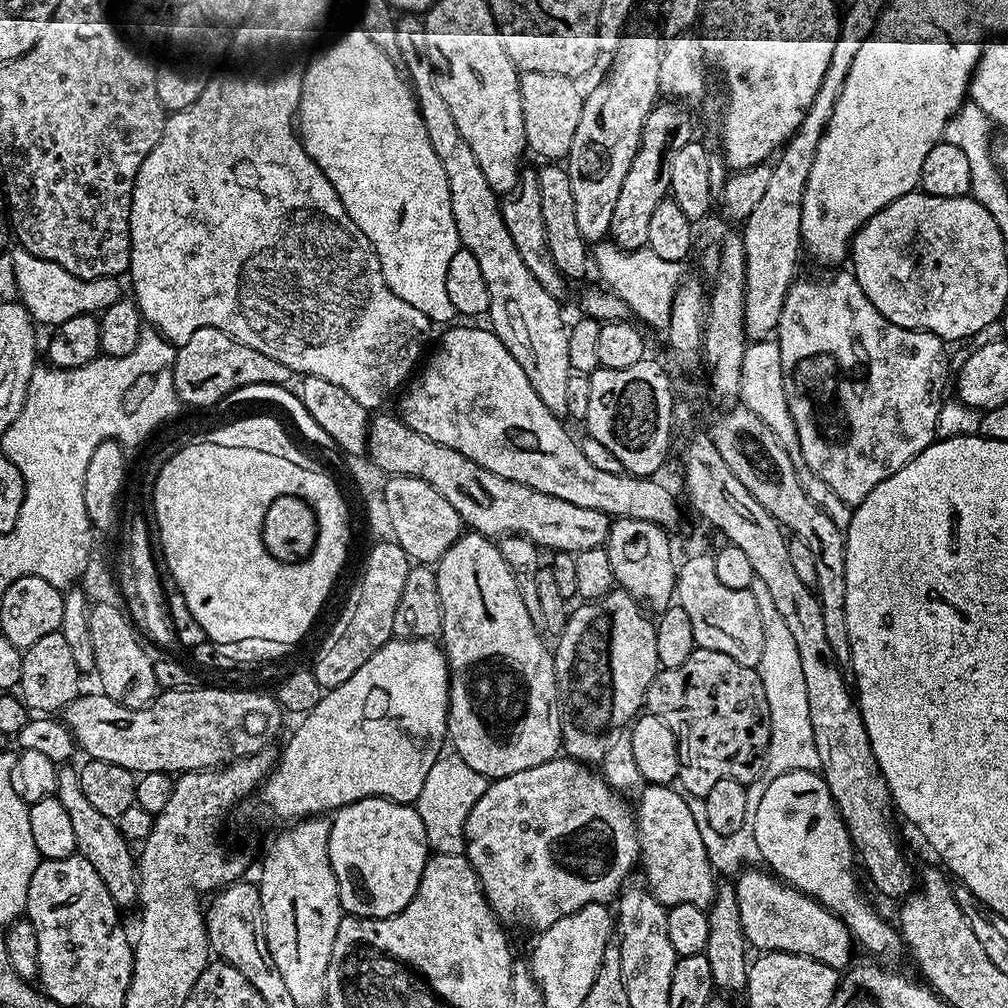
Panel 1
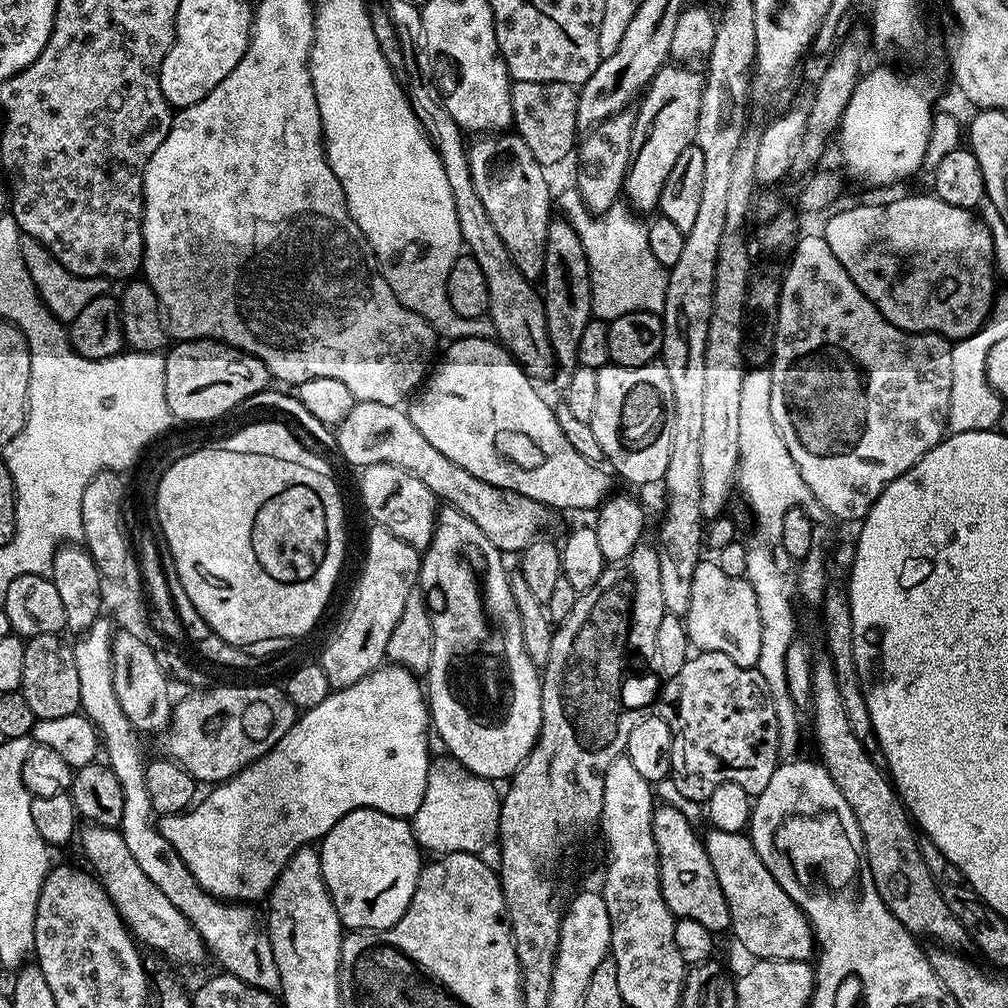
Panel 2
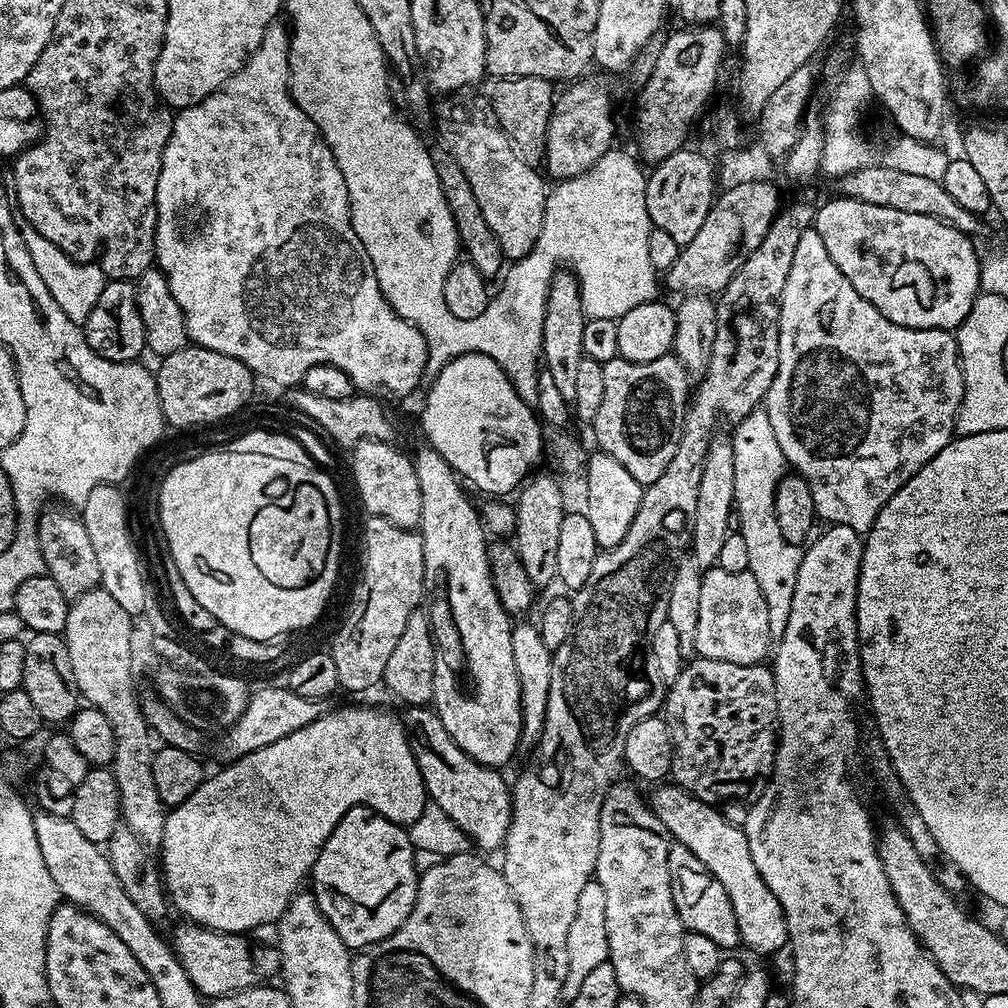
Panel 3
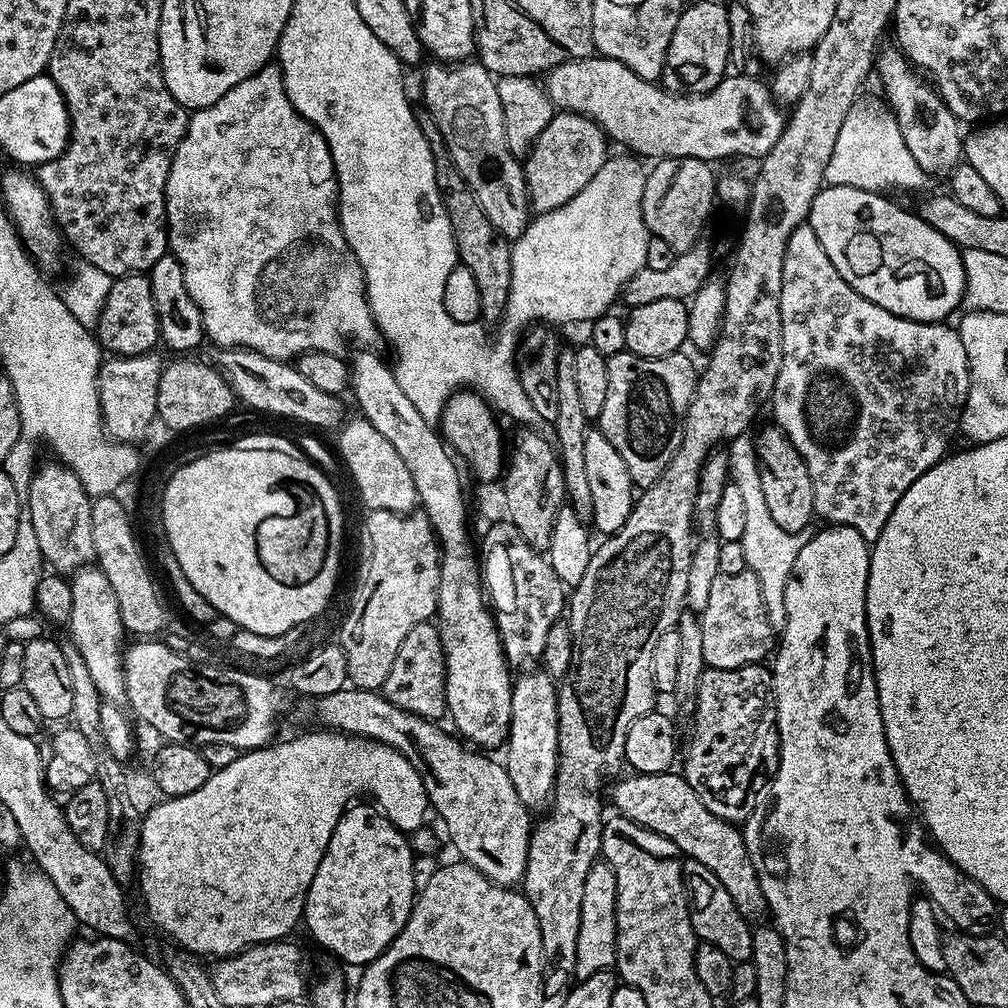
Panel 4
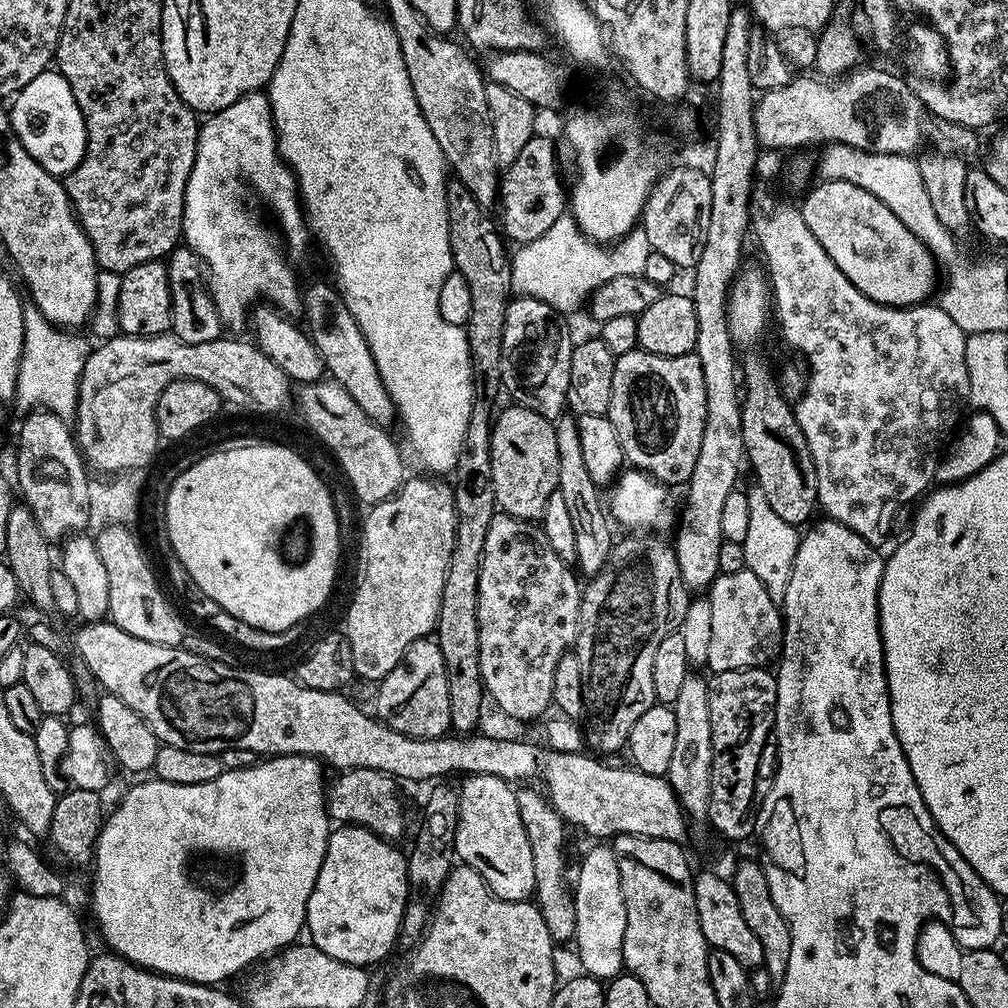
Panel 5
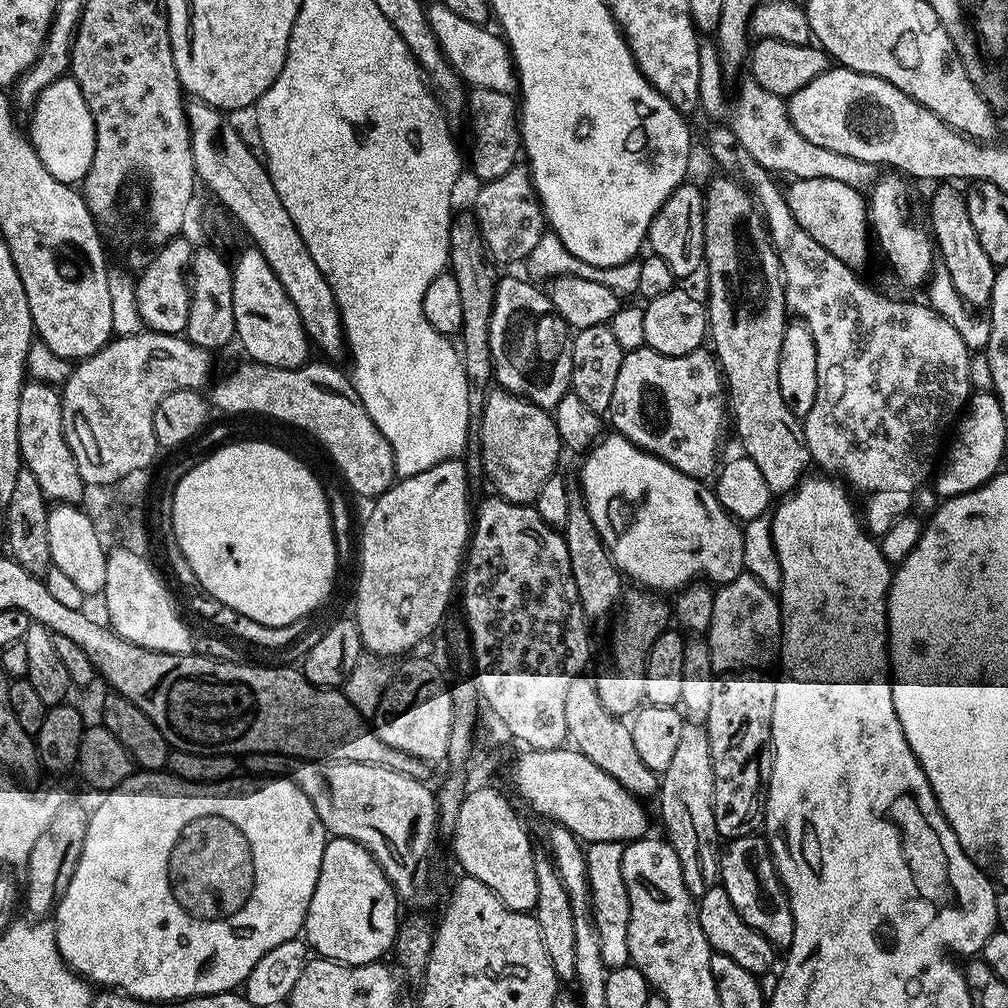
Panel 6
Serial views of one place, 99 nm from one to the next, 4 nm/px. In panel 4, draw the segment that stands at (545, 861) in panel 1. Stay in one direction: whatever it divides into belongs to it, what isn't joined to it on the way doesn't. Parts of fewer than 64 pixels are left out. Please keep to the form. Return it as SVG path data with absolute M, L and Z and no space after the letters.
M685 859L682 864L684 870L684 886L688 890L688 907L690 908L690 922L694 926L697 941L718 946L726 958L734 962L748 962L752 958L752 928L749 921L734 906L734 898L726 891L726 886L718 882L718 878L702 862Z

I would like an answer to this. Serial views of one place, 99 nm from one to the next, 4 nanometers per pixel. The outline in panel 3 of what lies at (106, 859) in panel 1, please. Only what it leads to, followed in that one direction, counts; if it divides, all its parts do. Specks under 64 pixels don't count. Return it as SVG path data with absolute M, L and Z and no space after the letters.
M180 922L170 936L170 945L176 953L182 970L190 982L205 998L215 998L241 992L247 988L263 985L272 975L280 972L280 953L275 947L252 949L249 937L244 934L216 932L213 928L202 928L199 924Z

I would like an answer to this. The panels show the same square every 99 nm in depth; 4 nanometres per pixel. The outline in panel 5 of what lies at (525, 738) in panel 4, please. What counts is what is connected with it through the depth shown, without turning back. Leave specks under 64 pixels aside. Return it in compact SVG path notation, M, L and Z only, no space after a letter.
M524 786L517 791L518 815L522 817L522 826L526 829L526 842L530 842L530 858L534 858L534 903L540 908L546 930L550 930L550 938L560 945L576 939L573 889L570 887L569 873L568 876L564 873L564 843L568 840L569 829L547 795L539 787L532 787L536 786Z

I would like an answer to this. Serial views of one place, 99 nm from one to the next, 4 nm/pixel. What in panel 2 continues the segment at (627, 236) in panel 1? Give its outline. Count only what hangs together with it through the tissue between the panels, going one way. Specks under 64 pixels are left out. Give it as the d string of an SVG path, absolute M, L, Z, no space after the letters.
M669 62L660 69L660 72L652 81L648 83L647 88L644 89L642 95L639 97L638 105L640 109L635 109L634 115L636 121L634 122L634 134L630 142L630 150L632 151L632 160L628 163L628 173L624 176L624 186L622 189L623 195L626 197L627 203L631 205L637 213L645 214L644 212L655 213L660 207L660 199L662 198L662 186L666 182L666 178L670 178L670 169L674 166L674 161L678 159L682 150L686 150L686 146L690 146L696 139L696 131L698 130L698 106L702 106L702 90L704 89L704 72L698 70L695 72L695 67L685 66L680 62Z

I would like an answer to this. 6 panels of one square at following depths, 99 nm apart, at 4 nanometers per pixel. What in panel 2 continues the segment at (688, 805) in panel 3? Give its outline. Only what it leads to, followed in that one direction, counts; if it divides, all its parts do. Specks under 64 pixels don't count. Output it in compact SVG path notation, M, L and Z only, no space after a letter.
M712 828L709 836L703 837L704 849L710 858L710 866L714 866L714 874L718 878L718 886L726 898L726 906L730 910L732 926L731 935L736 935L736 940L749 952L749 957L758 960L806 960L811 961L818 945L816 937L812 935L812 927L804 917L804 911L798 907L782 890L782 886L766 870L758 850L754 850L751 835L743 831L726 833L724 830Z

